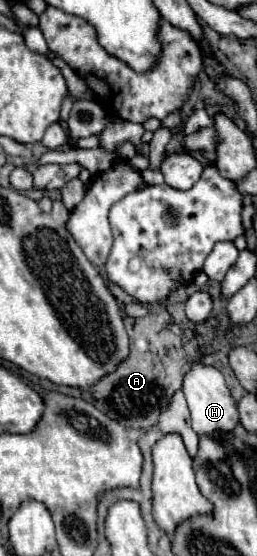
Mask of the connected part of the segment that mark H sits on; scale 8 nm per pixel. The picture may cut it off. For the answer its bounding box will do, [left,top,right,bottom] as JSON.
[183,364,239,436]

